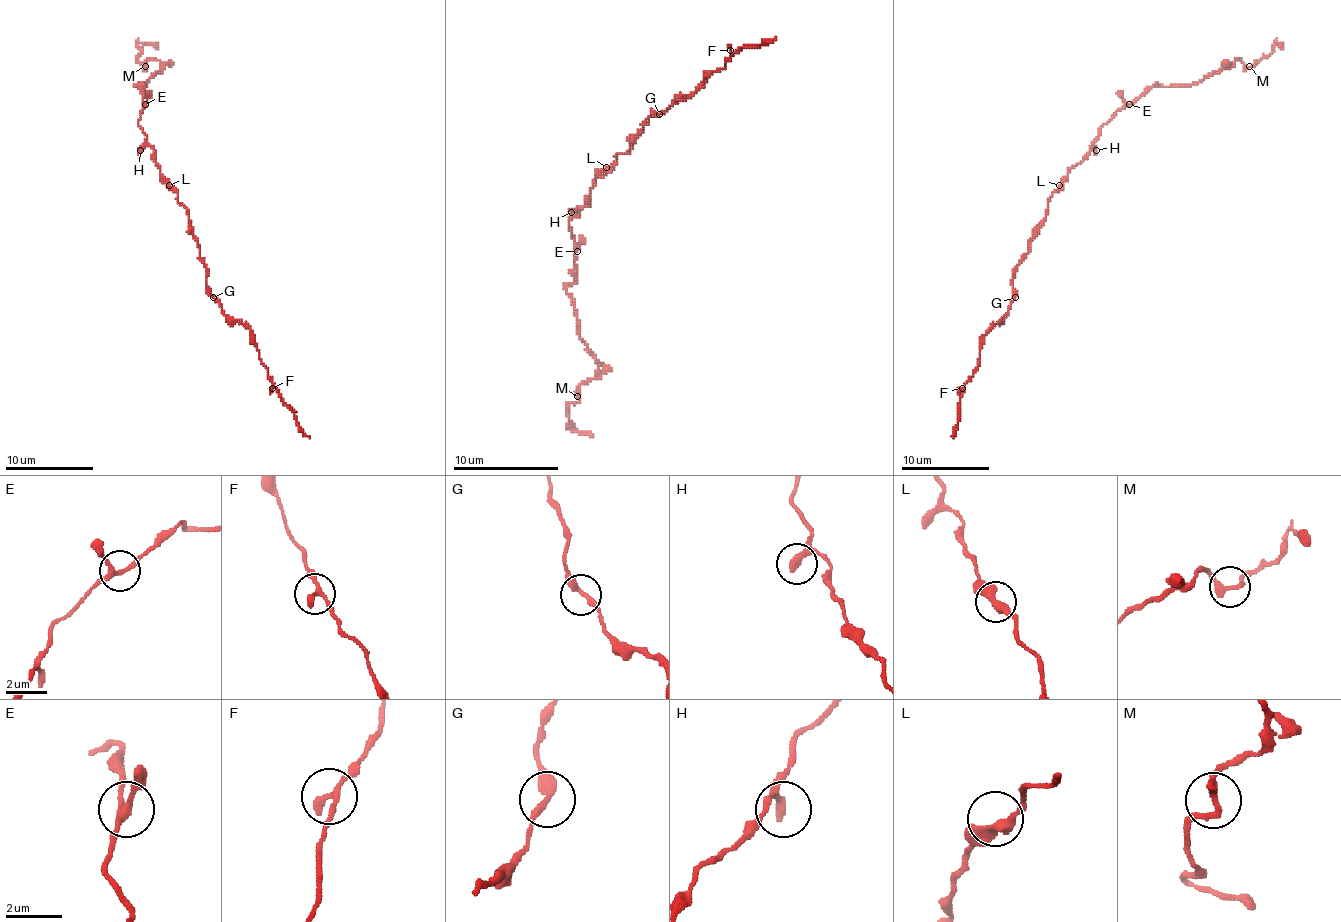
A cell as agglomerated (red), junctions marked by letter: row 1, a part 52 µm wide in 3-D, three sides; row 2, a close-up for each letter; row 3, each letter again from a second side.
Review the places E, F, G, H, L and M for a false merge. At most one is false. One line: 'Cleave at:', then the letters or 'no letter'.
Cleave at: M

